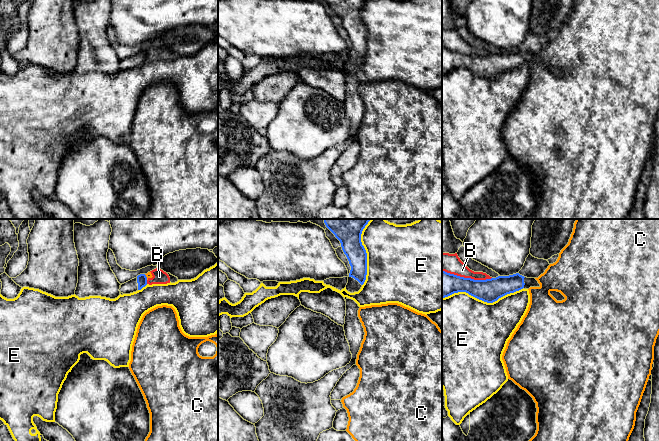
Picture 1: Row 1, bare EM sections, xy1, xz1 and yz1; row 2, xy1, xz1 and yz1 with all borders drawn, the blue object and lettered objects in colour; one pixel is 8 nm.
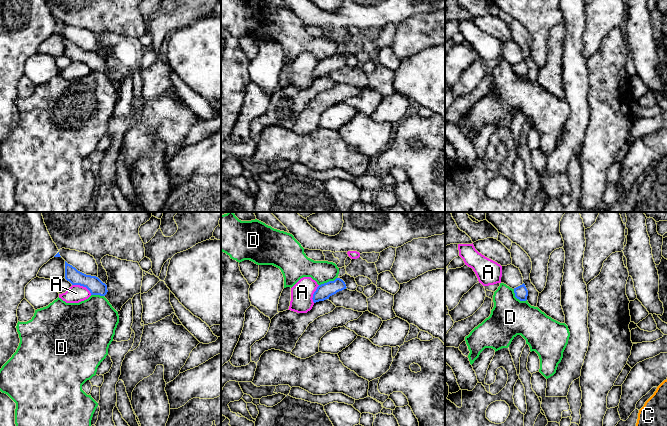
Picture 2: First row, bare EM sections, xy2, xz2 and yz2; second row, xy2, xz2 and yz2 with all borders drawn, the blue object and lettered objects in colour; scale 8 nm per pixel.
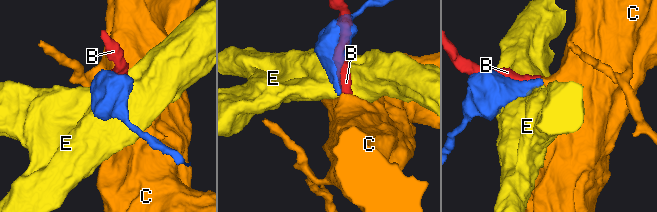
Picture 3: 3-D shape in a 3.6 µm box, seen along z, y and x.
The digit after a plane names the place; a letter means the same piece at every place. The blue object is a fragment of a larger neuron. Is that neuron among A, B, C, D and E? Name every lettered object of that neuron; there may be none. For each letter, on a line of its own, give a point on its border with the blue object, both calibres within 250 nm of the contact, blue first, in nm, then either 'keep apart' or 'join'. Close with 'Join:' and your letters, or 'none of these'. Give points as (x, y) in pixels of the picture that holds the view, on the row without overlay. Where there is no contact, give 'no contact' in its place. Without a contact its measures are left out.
A: meets blue in xy2 at (82, 61); 130 nm thick on the blue side, 140 nm on the other; keep apart
B: meets blue in yz1 at (467, 54); 200 nm thick on the blue side, 160 nm on the other; keep apart
C: meets blue in xy1 at (146, 53); 80 nm thick on the blue side, 50 nm on the other; keep apart
D: meets blue in yz2 at (517, 74); 110 nm thick on the blue side, 300 nm on the other; keep apart
E: meets blue in yz1 at (482, 76); 190 nm thick on the blue side, 500 nm on the other; keep apart
Join: none of these

